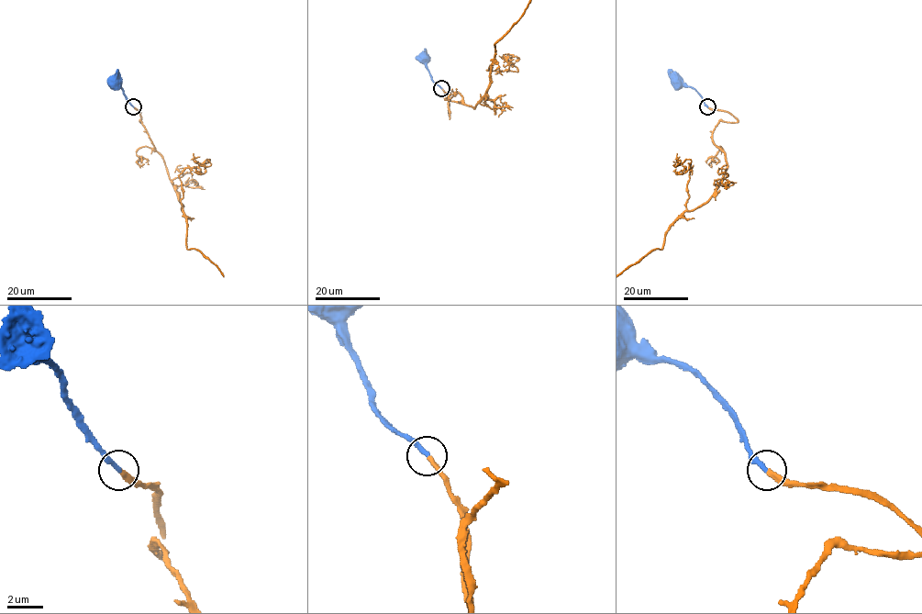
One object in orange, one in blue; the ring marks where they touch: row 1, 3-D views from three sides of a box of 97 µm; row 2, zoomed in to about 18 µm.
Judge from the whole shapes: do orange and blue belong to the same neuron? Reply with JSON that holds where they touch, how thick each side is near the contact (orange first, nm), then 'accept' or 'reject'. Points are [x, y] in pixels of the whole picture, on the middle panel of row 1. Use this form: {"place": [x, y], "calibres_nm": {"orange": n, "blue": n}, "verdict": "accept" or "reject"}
{"place": [441, 88], "calibres_nm": {"orange": 280, "blue": 280}, "verdict": "accept"}

